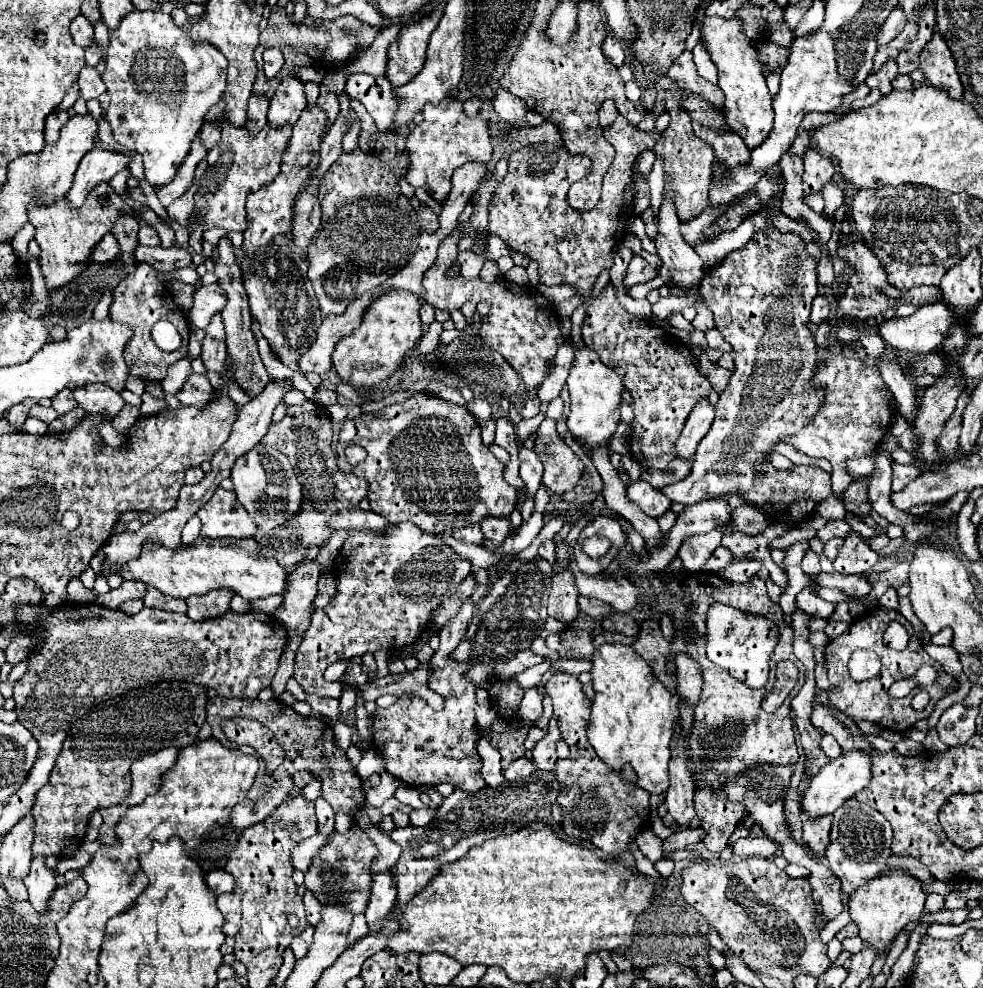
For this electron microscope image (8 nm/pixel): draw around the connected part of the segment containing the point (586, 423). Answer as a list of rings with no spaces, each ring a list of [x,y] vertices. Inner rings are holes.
[[[565,336],[565,340],[575,346],[573,366],[571,366],[571,372],[567,376],[567,388],[569,388],[569,396],[571,396],[571,406],[569,406],[569,414],[567,414],[567,426],[569,426],[571,434],[583,446],[597,448],[597,446],[607,444],[611,440],[611,434],[617,430],[623,382],[611,368],[601,364],[597,352],[589,350],[587,346],[579,348],[571,340],[571,336]]]

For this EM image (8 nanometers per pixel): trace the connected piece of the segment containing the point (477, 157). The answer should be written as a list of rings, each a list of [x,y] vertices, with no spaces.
[[[449,96],[439,104],[423,106],[423,120],[409,134],[405,150],[409,154],[409,170],[405,176],[407,182],[413,188],[423,188],[433,200],[443,202],[451,190],[453,172],[465,162],[481,162],[487,166],[491,162],[493,146],[487,120],[483,116],[465,116],[463,104]]]

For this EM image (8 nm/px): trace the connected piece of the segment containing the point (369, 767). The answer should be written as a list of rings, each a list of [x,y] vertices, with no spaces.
[[[375,748],[367,750],[355,770],[361,778],[369,778],[371,774],[383,774],[385,764],[383,764],[383,758],[381,758],[381,752],[377,752]]]

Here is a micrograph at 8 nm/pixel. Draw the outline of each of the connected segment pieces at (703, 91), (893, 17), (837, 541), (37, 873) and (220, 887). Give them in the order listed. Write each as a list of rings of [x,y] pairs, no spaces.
[[[685,50],[675,62],[673,66],[667,70],[669,78],[673,78],[673,82],[681,82],[681,86],[685,86],[685,90],[689,90],[691,94],[697,94],[709,102],[713,102],[715,106],[723,106],[723,94],[719,90],[719,86],[707,82],[705,78],[701,78],[697,74],[695,62],[693,62],[693,54],[689,50]]]
[[[895,8],[895,10],[889,14],[889,18],[885,20],[885,24],[881,26],[881,30],[877,32],[877,44],[883,46],[883,44],[891,42],[903,28],[905,28],[905,16],[903,16],[901,8]]]
[[[833,538],[825,542],[823,553],[829,560],[835,560],[841,546],[843,546],[843,538]]]
[[[33,858],[31,872],[29,872],[29,876],[23,882],[25,882],[27,890],[29,890],[29,902],[31,902],[31,906],[37,912],[45,914],[47,912],[47,902],[49,902],[53,890],[57,888],[53,870],[45,866],[43,858]]]
[[[213,870],[209,874],[205,874],[205,882],[207,886],[211,886],[211,890],[219,896],[223,892],[231,892],[233,890],[233,876],[227,874],[225,870]]]

